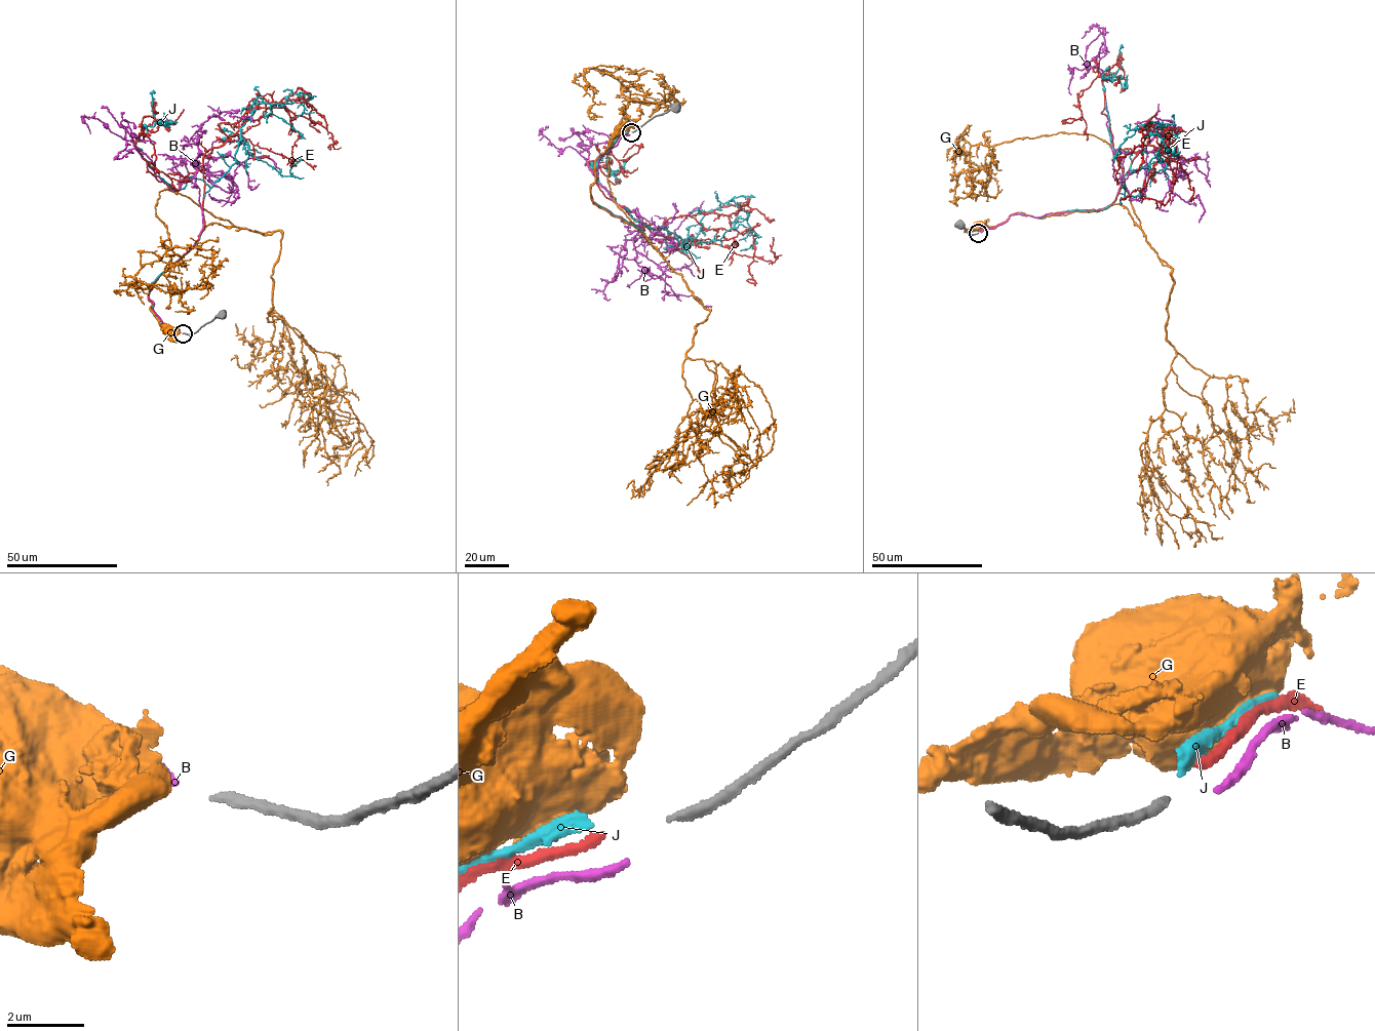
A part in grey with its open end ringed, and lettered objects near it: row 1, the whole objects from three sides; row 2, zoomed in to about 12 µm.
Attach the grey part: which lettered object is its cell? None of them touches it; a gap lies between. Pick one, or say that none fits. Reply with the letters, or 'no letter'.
no letter

